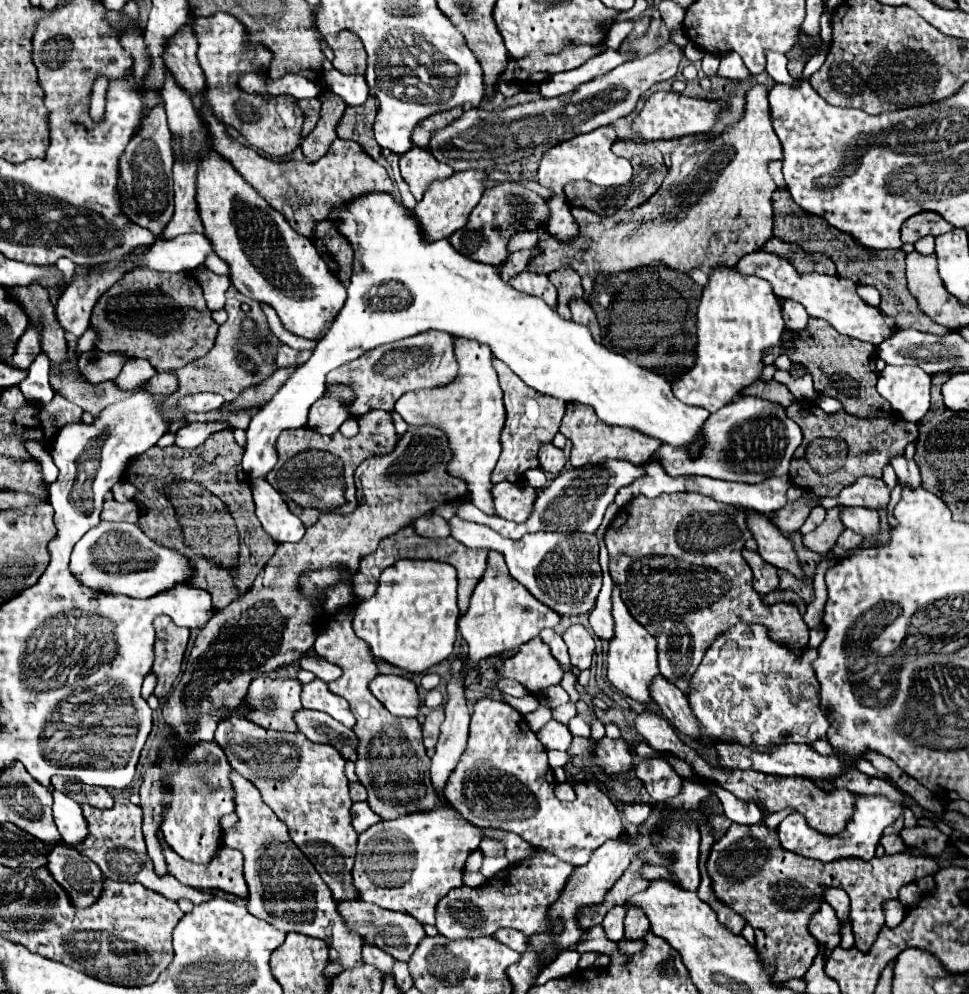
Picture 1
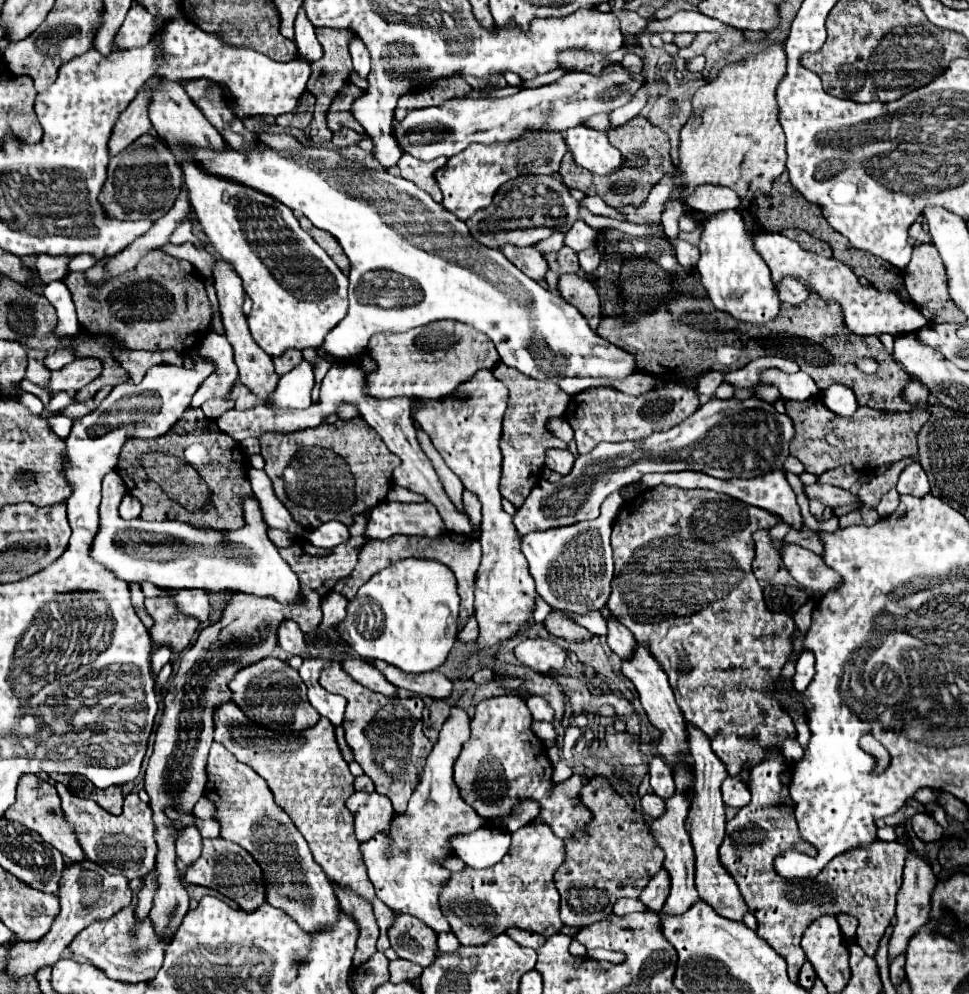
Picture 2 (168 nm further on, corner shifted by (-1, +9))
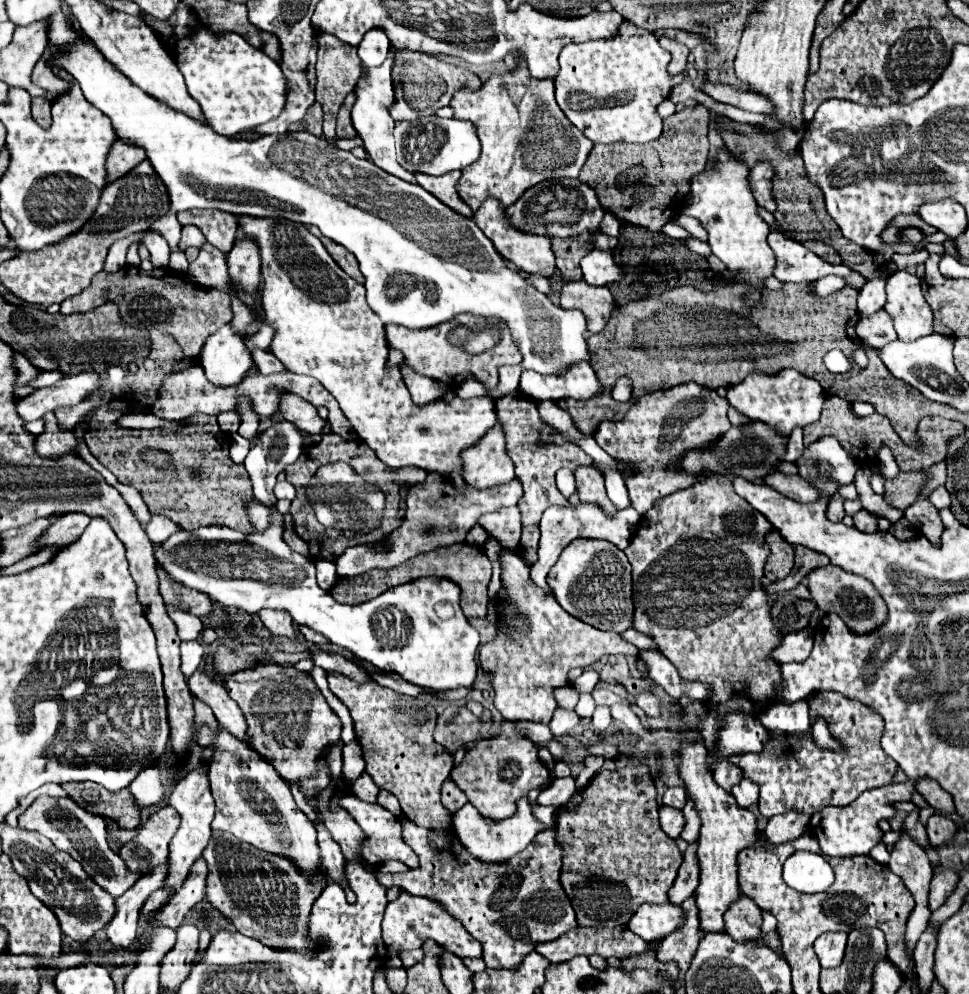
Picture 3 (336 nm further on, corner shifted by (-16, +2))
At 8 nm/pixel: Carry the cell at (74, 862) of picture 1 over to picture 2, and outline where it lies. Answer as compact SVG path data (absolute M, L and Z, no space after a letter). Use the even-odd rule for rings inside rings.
M93 861L67 865L63 871L63 881L61 881L61 891L59 891L61 911L55 923L51 925L49 933L43 939L33 941L33 943L17 943L9 947L7 973L17 975L17 977L35 975L35 971L41 965L47 965L47 963L53 965L55 961L61 959L61 953L69 947L69 943L75 939L79 931L83 931L93 921L103 921L103 919L113 917L113 913L131 905L131 899L133 899L133 893L129 889L127 877L109 875L105 869L101 869L101 865L95 865Z

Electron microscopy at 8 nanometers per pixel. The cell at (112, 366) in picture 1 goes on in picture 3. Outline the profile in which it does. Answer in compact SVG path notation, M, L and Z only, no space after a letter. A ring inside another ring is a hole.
M80 372L74 376L66 376L54 386L40 388L34 394L20 400L18 410L26 422L38 420L48 412L54 412L62 406L76 406L84 402L92 392L100 388L100 374L96 372Z

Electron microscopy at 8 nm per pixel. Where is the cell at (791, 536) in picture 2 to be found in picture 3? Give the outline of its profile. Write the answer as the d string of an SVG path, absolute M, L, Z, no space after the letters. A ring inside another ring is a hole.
M796 546L796 560L794 560L794 568L790 572L788 578L780 580L780 582L774 582L770 586L766 586L766 590L772 594L772 592L782 592L782 590L790 590L794 586L800 584L800 580L814 568L820 568L820 566L826 566L830 564L830 558L820 554L820 552L814 552L814 550L808 550L806 546Z

